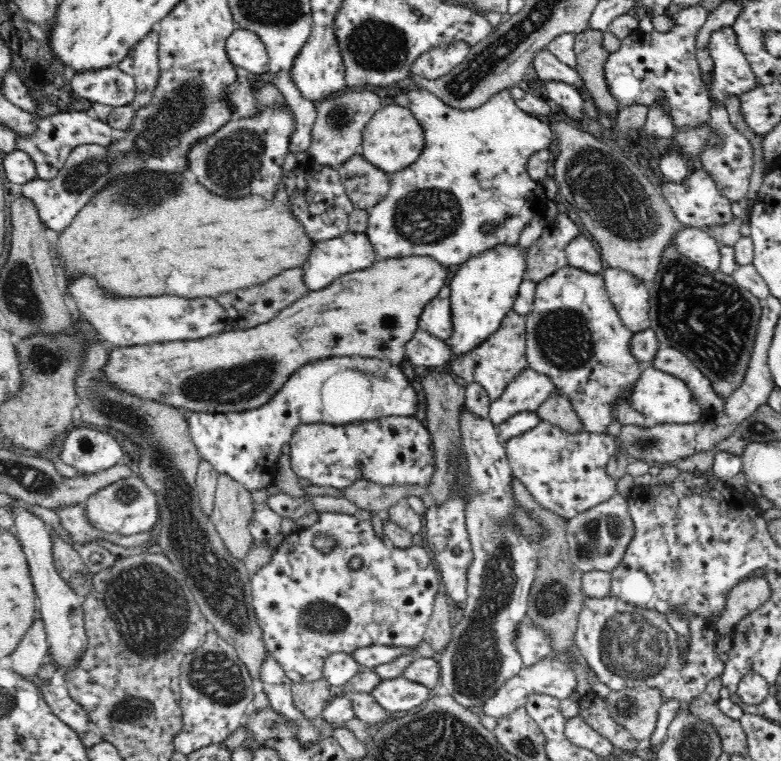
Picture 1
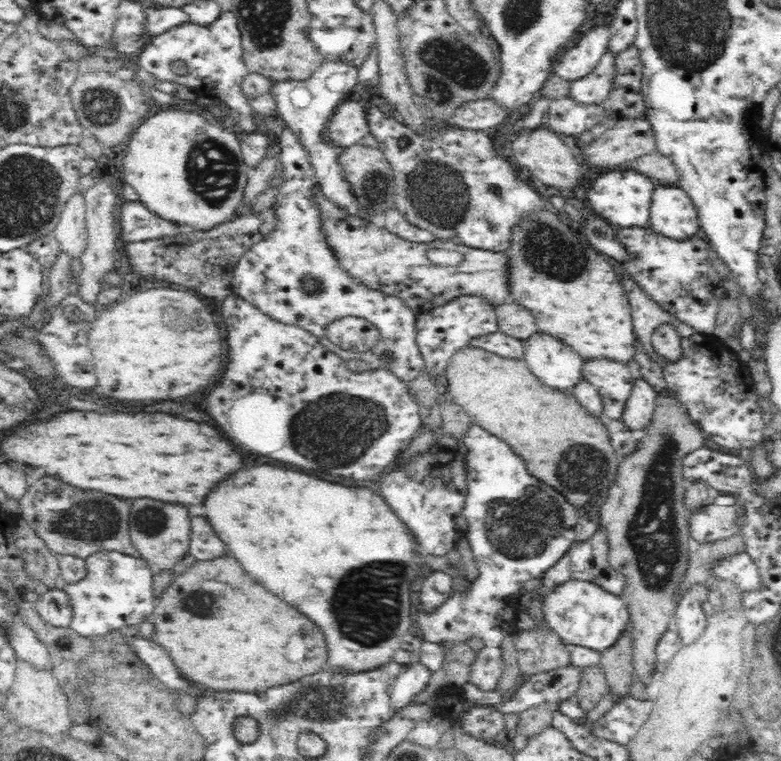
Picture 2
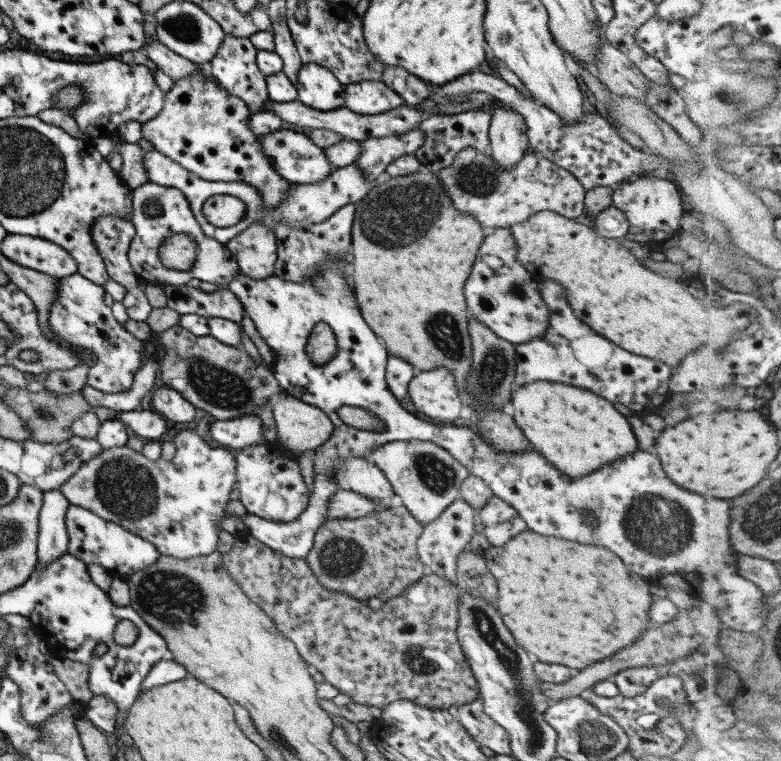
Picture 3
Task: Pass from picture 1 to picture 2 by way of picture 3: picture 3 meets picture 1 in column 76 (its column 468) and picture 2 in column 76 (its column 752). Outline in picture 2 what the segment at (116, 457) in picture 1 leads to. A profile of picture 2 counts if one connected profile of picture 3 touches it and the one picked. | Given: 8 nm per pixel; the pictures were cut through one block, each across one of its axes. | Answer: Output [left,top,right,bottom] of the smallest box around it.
[61,551,154,642]

